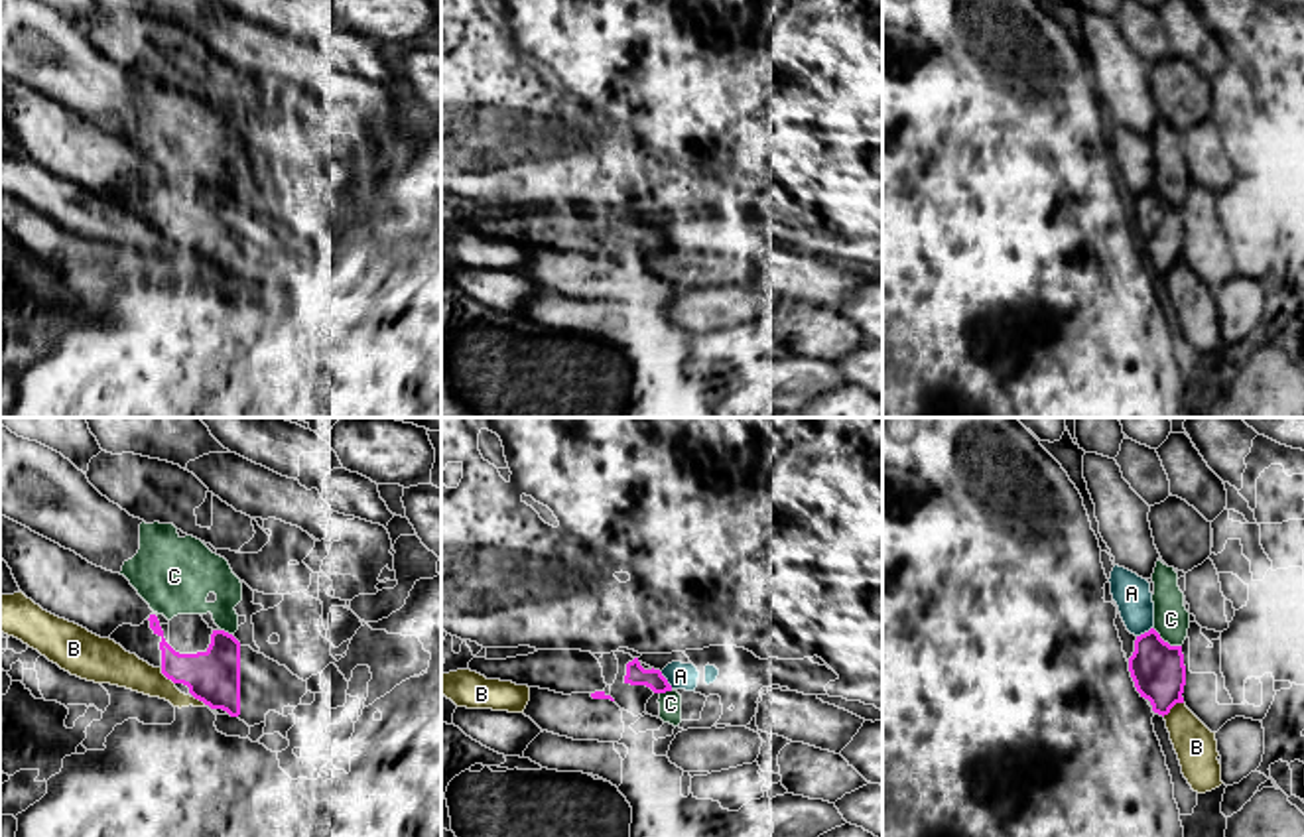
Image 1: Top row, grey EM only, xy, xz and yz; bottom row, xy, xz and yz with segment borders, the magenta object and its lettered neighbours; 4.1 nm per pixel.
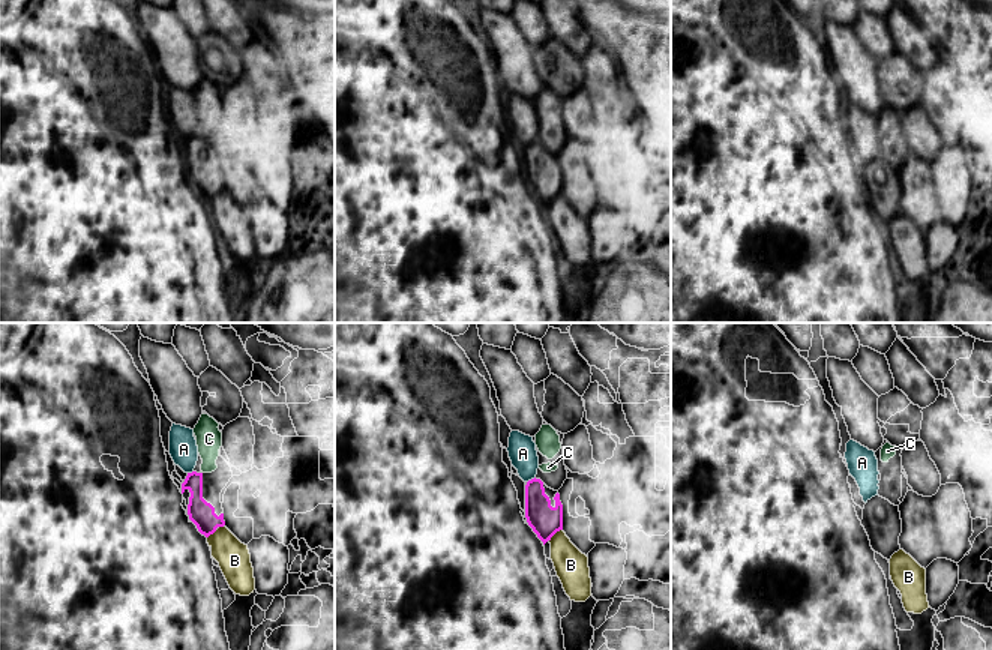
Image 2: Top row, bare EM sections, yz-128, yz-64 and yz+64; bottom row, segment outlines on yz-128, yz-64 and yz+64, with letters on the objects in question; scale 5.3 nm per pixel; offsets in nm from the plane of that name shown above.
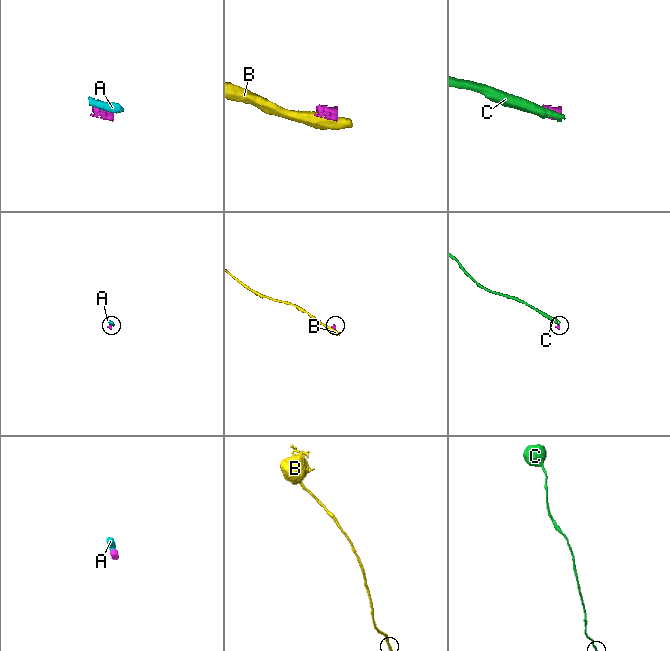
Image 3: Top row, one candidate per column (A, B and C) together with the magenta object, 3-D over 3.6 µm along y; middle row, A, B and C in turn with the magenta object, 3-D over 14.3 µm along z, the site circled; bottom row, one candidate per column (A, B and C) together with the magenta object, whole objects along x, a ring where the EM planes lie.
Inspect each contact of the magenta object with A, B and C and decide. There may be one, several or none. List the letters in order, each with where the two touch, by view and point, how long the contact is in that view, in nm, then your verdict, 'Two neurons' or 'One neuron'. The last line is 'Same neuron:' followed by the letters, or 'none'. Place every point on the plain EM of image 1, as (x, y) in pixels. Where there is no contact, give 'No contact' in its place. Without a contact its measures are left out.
A: Touches magenta at xz (666, 239). Shared border 90 nm. Two neurons
B: Touches magenta at yz (1173, 264). Shared border 110 nm. Two neurons
C: Touches magenta at yz (1167, 201). Shared border 140 nm. Two neurons
Same neuron: none

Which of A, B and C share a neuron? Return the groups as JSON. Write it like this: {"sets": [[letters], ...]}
{"sets": [["A"], ["B"], ["C"]]}

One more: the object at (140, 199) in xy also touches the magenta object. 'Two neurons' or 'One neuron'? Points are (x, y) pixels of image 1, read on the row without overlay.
One neuron

